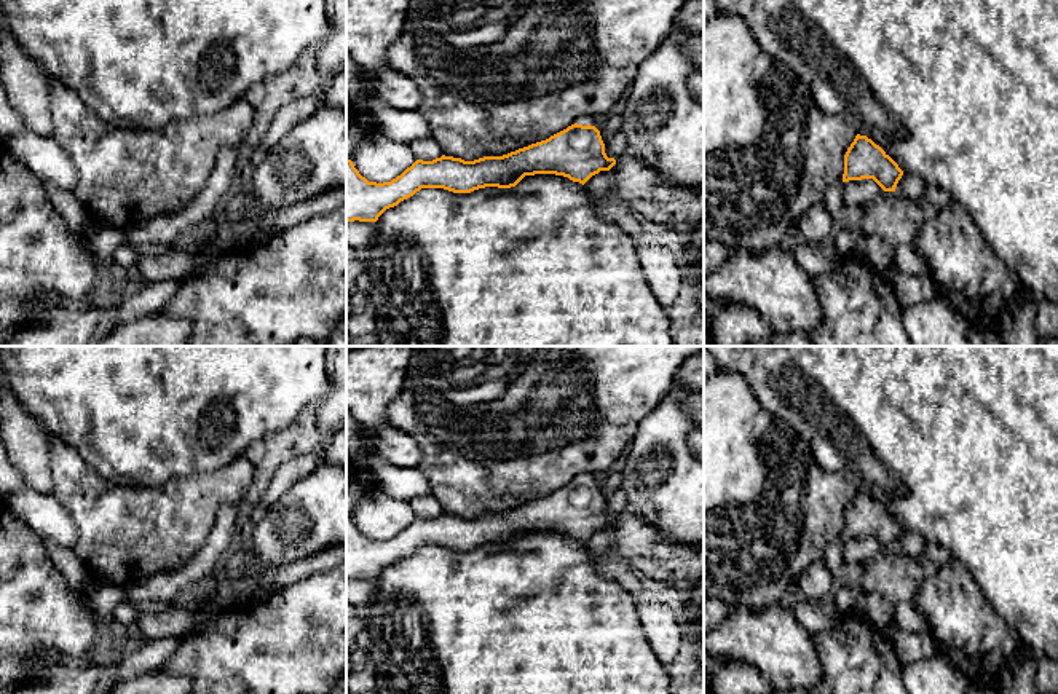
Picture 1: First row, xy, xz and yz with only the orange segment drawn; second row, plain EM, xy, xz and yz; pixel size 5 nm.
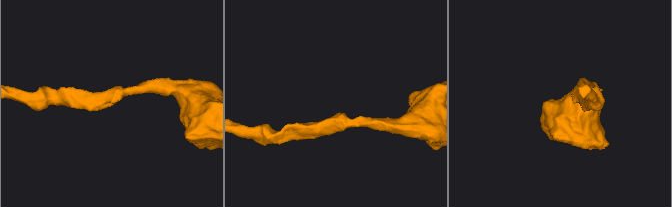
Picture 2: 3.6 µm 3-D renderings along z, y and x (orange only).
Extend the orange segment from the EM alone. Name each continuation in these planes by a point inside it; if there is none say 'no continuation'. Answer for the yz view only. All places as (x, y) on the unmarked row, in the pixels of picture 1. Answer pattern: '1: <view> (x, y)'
no continuation

